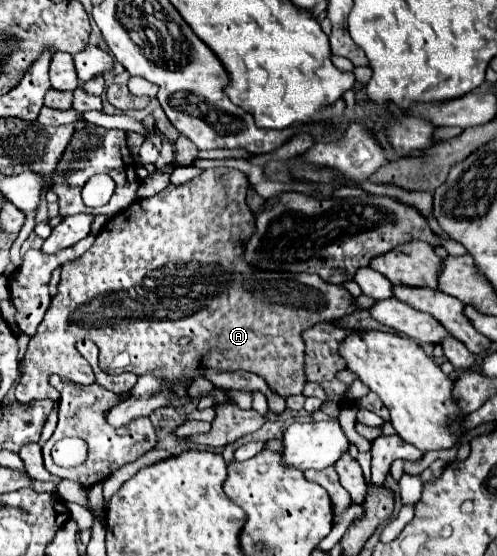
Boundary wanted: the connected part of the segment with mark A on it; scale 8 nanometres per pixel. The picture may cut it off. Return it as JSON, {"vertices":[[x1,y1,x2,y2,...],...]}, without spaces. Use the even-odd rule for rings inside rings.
{"vertices":[[214,167,182,185,170,183,154,197,136,199,128,211,114,215,82,257,62,265,60,289,52,297,22,361,22,375,16,385,18,403,42,399,58,401,60,396,51,394,51,374,80,385,95,382,90,364,76,350,76,327,84,327,86,339,98,345,100,367,104,371,154,375,174,387,190,379,186,387,190,397,202,397,214,391,214,385,204,377,208,369,252,371,264,377,268,387,284,399,302,393,308,383,304,375,302,331,316,323,352,313,356,309,354,297,342,285,330,285,312,273,258,271,248,265,244,259,244,245,246,239,254,235,254,213,246,205,246,189,248,181,242,171],[272,329,288,329,288,333,284,333,284,337,270,337,274,335]]}

